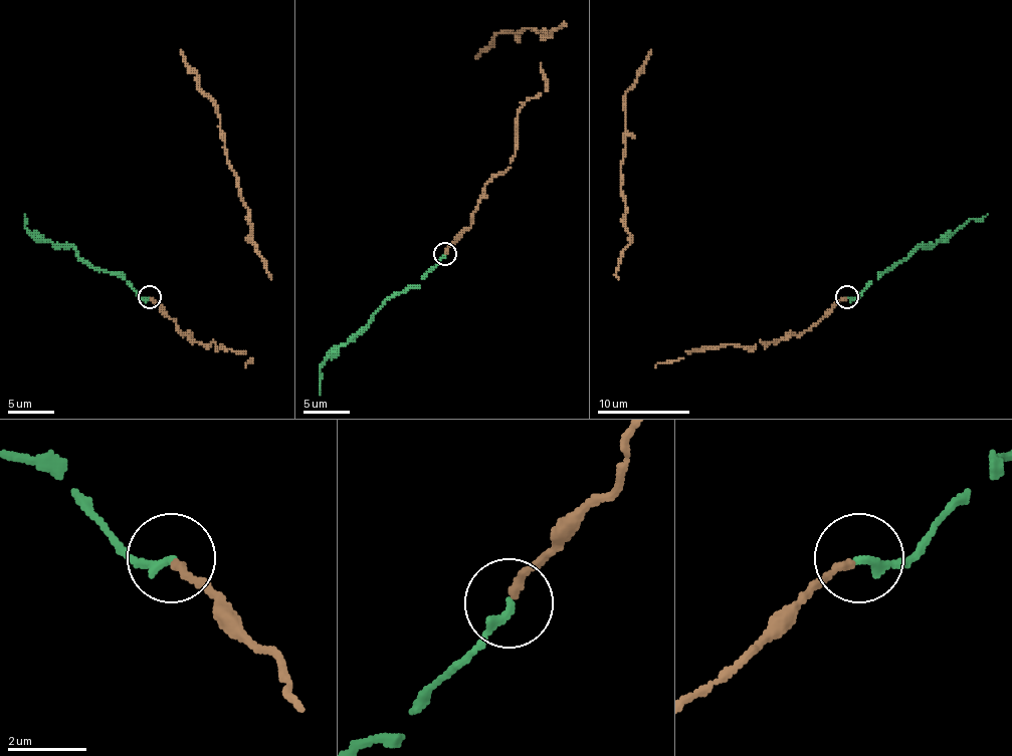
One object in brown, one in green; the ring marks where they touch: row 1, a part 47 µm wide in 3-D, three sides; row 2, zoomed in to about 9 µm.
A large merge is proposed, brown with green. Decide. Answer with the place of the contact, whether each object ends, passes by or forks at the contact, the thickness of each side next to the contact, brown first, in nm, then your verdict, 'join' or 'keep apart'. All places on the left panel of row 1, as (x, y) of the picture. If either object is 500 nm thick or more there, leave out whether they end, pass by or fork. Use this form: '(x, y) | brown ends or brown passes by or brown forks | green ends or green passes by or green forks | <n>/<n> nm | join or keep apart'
(150, 297) | brown ends | green ends | 190/240 nm | join

